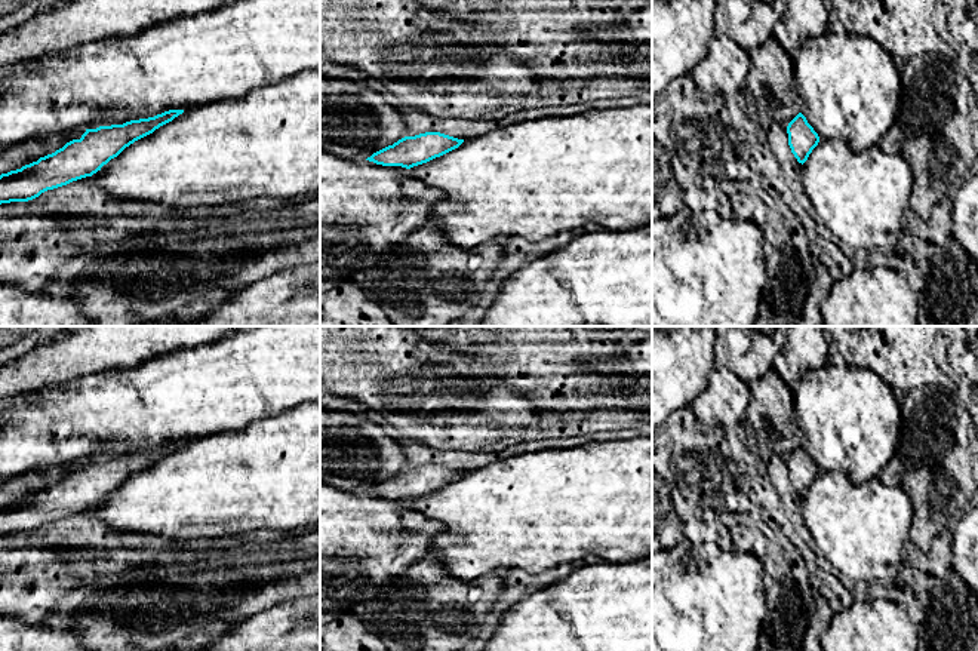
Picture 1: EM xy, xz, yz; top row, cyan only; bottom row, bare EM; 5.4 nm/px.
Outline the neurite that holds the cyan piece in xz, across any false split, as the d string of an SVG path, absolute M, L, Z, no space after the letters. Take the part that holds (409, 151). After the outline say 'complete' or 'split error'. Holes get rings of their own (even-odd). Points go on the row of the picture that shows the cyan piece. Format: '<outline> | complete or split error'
M425 132L415 136L405 136L366 160L382 166L402 166L410 169L427 163L458 148L464 139L458 139L440 132Z | complete

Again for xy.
M169 110L123 125L86 129L80 139L67 142L37 162L0 175L0 205L28 202L47 190L92 176L135 141L172 122L184 110Z | complete

